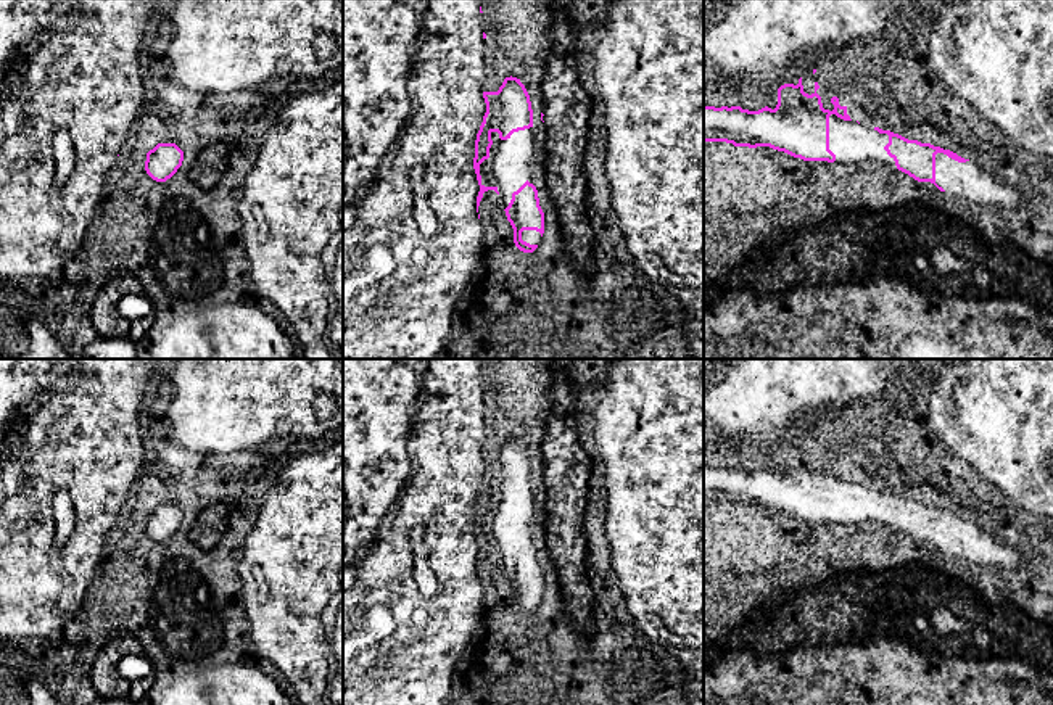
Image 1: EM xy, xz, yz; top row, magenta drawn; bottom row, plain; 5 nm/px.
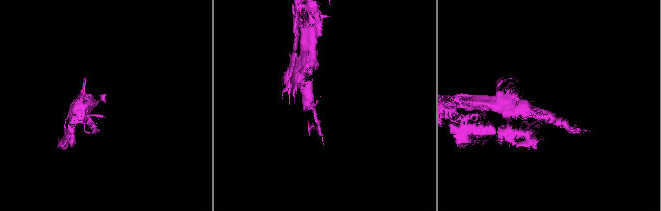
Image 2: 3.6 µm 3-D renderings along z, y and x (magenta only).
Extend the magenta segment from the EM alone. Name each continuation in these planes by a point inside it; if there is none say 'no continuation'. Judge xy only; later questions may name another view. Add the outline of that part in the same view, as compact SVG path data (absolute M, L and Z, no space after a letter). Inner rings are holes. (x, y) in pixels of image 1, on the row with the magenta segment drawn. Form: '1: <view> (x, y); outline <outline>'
no continuation

